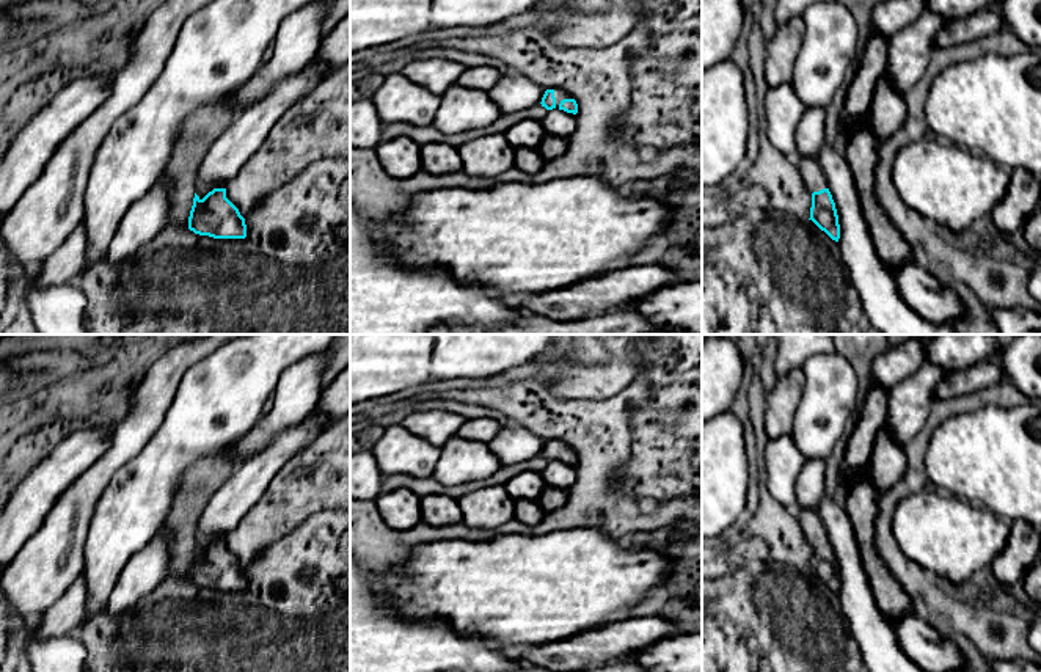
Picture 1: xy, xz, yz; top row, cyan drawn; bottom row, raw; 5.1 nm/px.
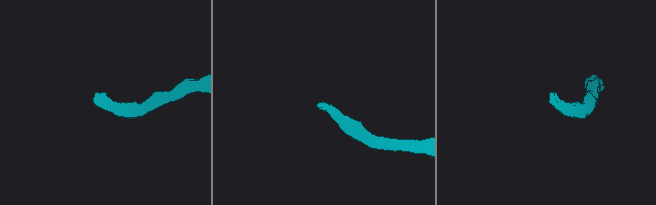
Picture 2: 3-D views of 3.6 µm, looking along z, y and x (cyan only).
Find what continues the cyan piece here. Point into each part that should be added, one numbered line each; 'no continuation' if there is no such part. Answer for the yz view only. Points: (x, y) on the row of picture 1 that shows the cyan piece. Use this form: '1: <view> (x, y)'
1: yz (810, 170)

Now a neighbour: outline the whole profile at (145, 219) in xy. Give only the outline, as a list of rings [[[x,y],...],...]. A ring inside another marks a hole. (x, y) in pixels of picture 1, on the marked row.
[[[162,176],[141,199],[129,207],[110,242],[107,251],[110,264],[135,257],[166,226],[174,184],[168,176]]]

